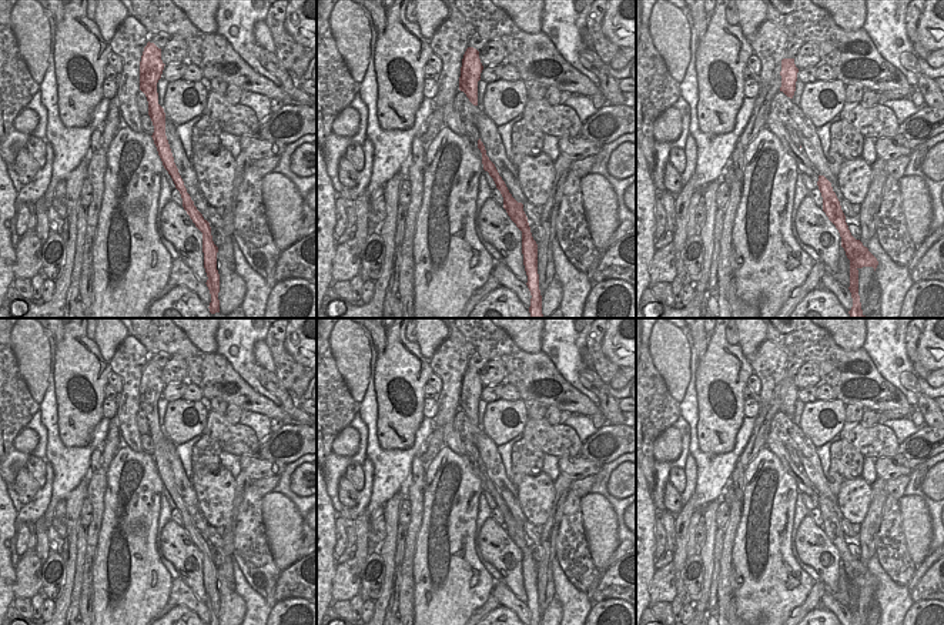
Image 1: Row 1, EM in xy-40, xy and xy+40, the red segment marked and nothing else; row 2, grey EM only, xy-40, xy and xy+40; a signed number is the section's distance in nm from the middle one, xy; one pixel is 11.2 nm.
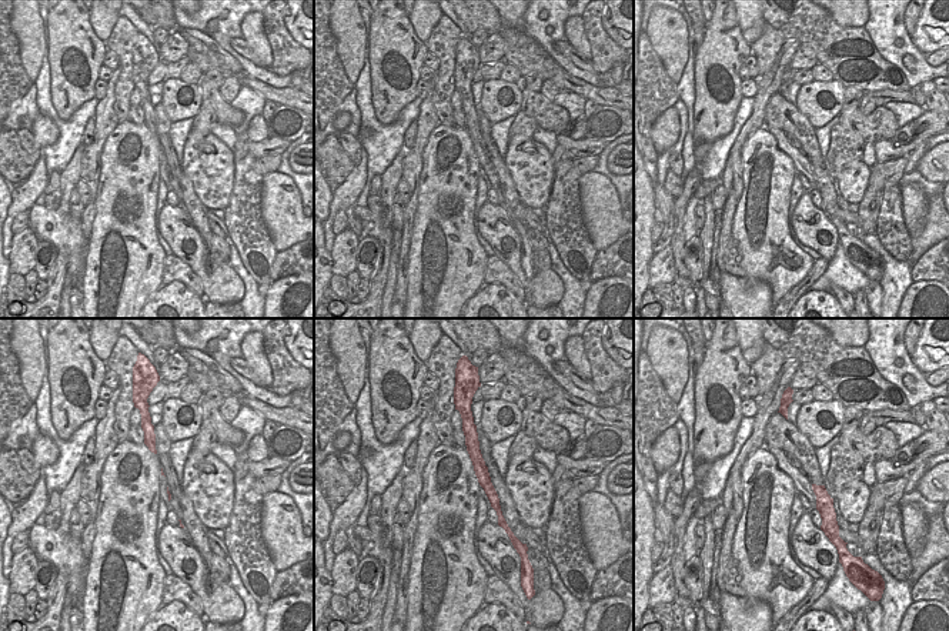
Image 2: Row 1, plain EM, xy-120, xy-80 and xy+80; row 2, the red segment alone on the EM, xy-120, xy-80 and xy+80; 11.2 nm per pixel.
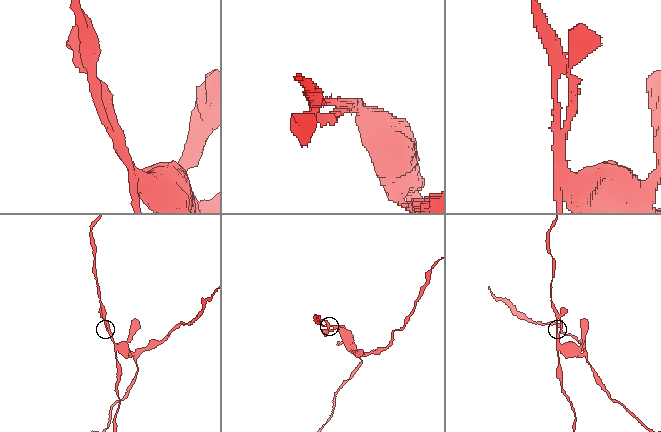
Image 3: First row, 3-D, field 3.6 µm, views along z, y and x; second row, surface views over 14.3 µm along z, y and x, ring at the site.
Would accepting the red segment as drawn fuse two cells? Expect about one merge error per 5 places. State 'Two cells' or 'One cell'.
Two cells.

